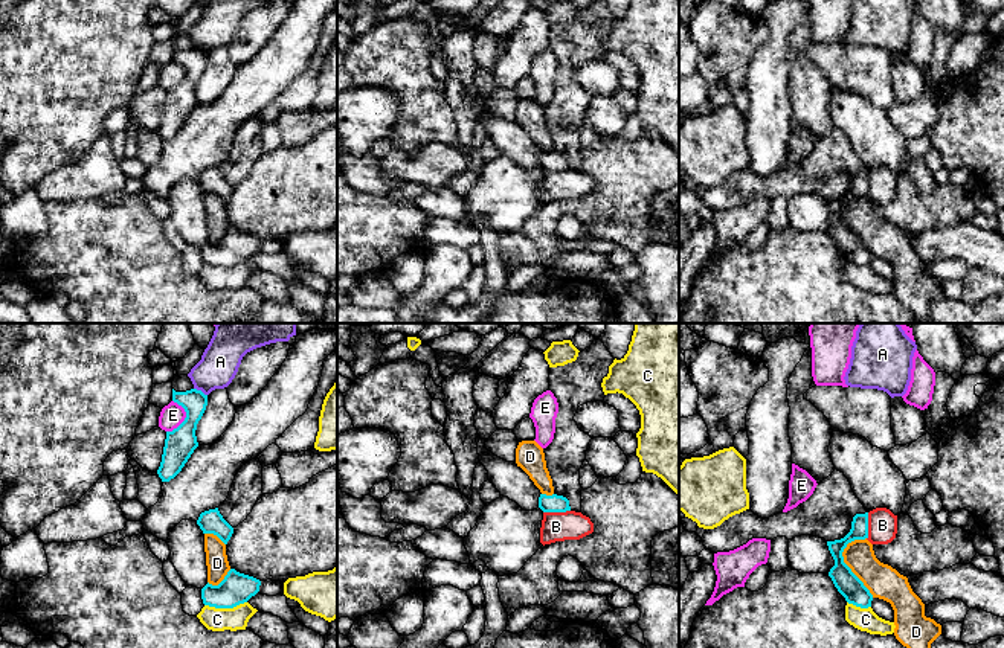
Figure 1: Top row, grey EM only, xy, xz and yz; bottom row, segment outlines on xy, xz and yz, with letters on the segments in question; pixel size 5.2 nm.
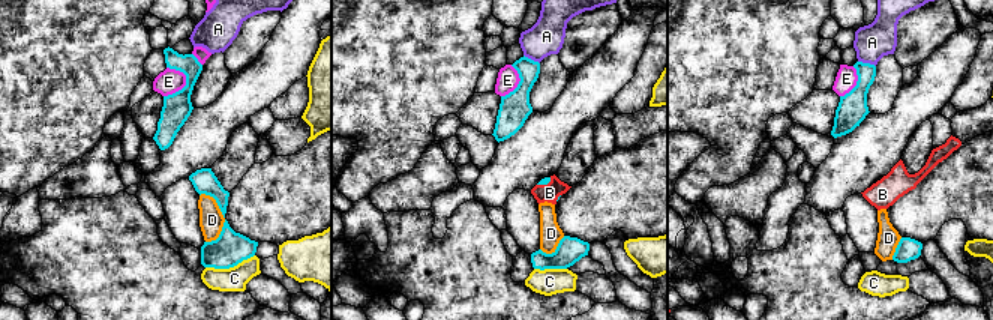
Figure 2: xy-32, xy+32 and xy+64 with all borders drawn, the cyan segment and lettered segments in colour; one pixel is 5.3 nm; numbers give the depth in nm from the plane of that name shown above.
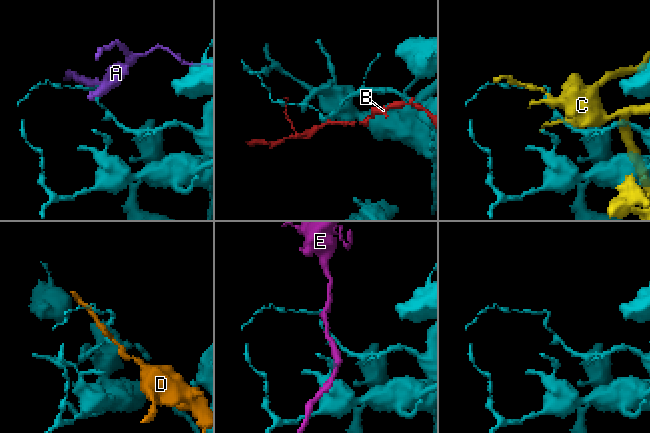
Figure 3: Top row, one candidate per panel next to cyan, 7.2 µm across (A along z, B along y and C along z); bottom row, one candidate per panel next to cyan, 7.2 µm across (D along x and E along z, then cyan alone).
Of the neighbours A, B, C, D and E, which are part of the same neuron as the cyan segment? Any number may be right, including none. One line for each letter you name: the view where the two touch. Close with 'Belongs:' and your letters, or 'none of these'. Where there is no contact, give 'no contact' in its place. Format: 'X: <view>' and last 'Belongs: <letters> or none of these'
Belongs: none of these

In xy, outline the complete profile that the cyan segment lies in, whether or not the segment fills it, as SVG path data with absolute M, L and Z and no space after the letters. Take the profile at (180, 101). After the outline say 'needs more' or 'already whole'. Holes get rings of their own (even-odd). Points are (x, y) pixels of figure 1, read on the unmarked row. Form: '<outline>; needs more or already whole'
M172 47L172 59L185 67L186 76L177 87L166 90L162 120L157 128L162 140L174 137L198 105L195 88L206 69L208 53L197 47L186 50Z; already whole

